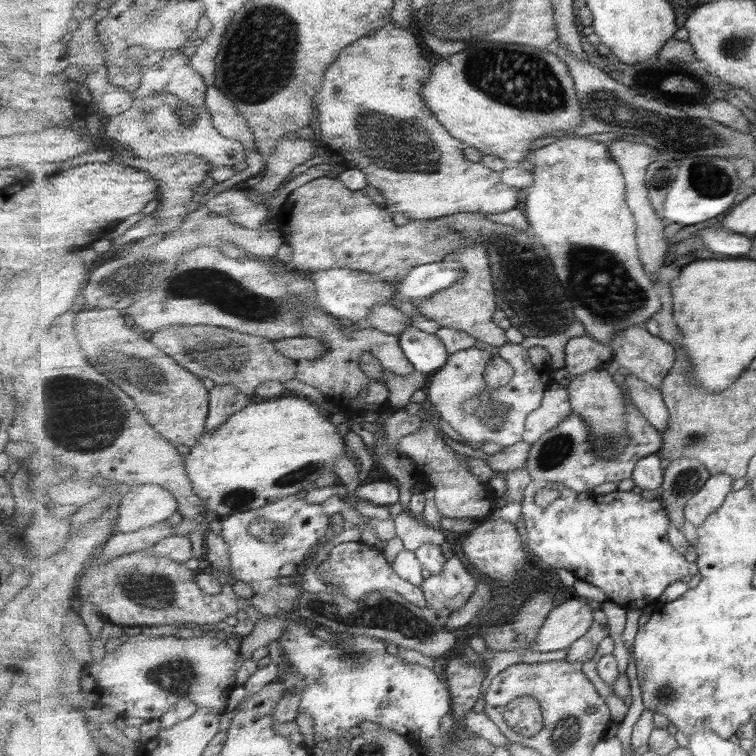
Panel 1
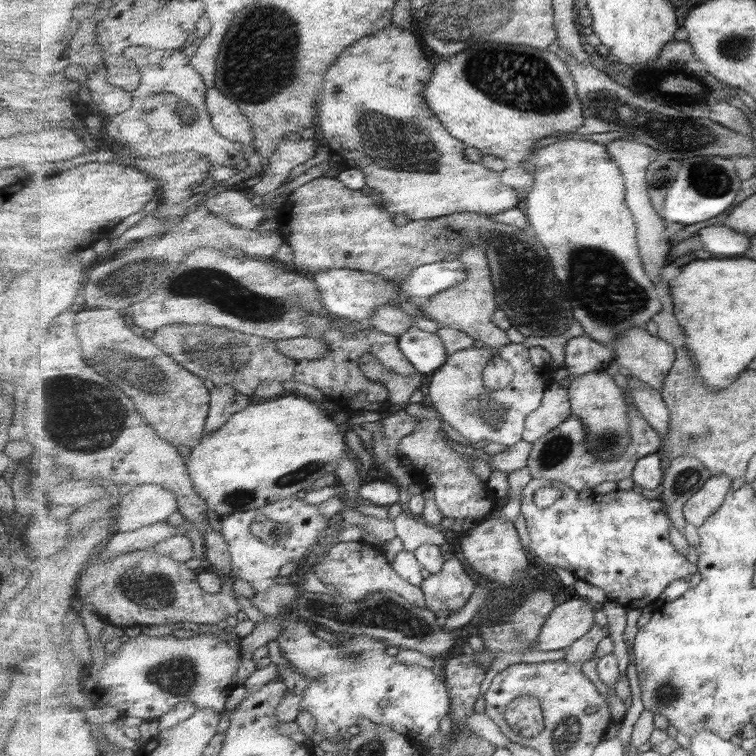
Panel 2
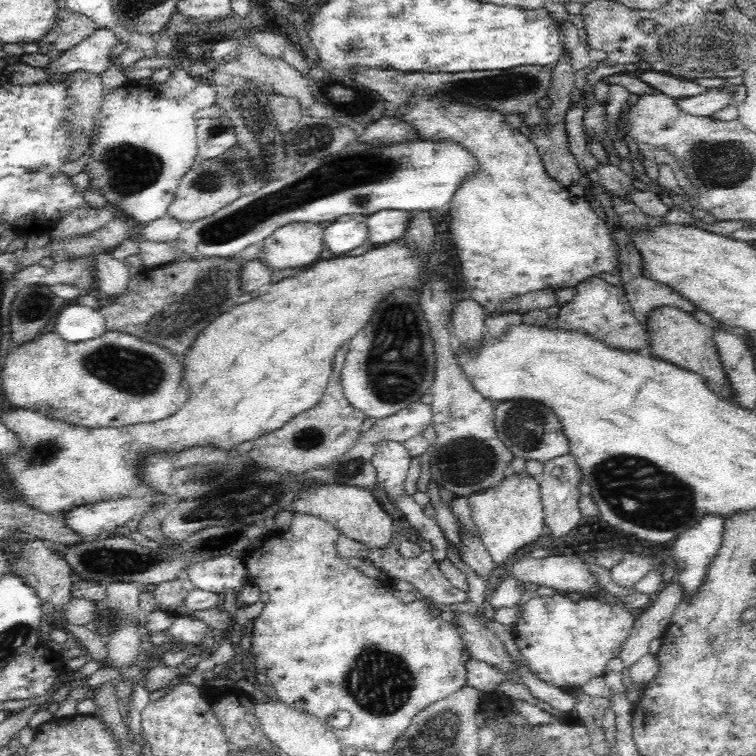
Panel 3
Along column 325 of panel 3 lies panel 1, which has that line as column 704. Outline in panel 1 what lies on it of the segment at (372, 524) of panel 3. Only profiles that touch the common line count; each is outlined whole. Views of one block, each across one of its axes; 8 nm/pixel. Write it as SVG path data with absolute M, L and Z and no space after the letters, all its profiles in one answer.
M729 474L711 476L703 488L687 502L684 508L686 520L696 528L707 521L711 514L724 505L728 494L733 491L735 479Z

